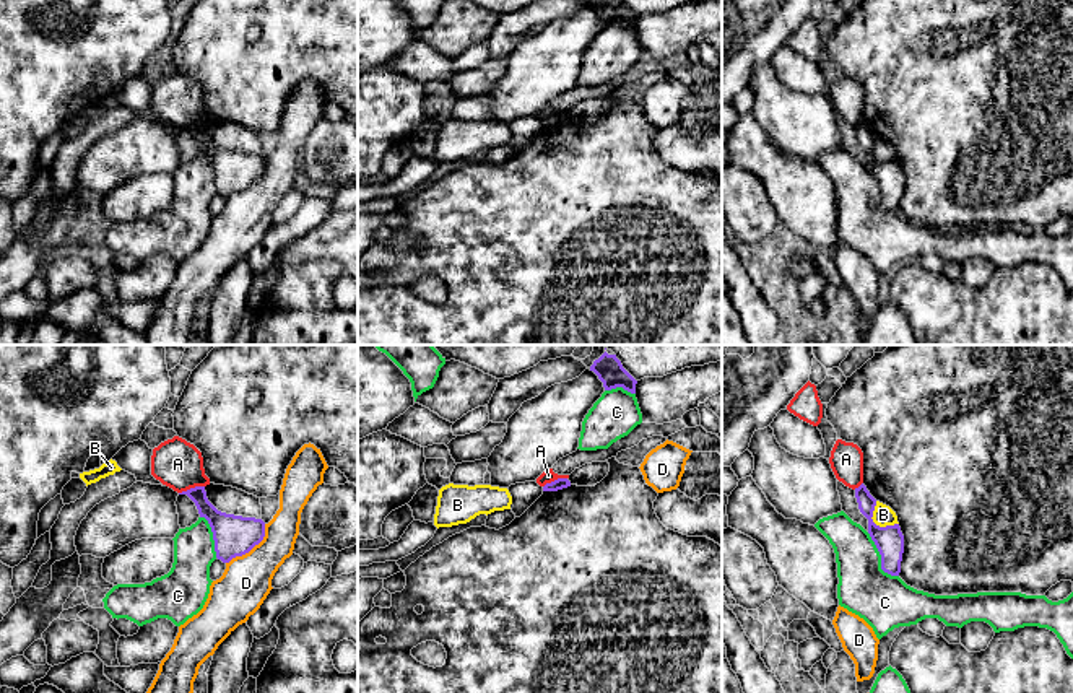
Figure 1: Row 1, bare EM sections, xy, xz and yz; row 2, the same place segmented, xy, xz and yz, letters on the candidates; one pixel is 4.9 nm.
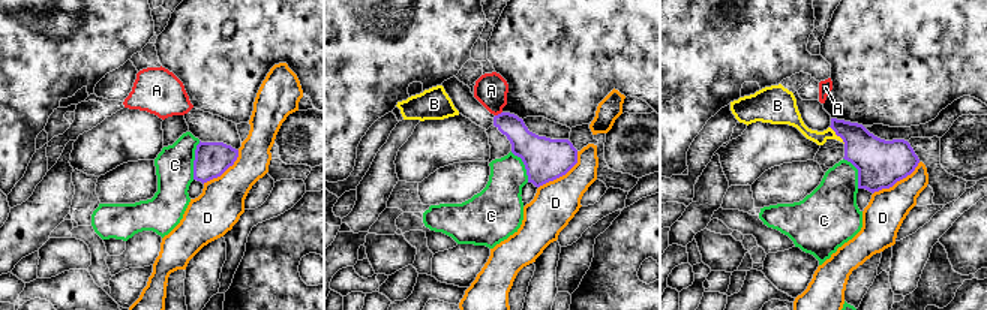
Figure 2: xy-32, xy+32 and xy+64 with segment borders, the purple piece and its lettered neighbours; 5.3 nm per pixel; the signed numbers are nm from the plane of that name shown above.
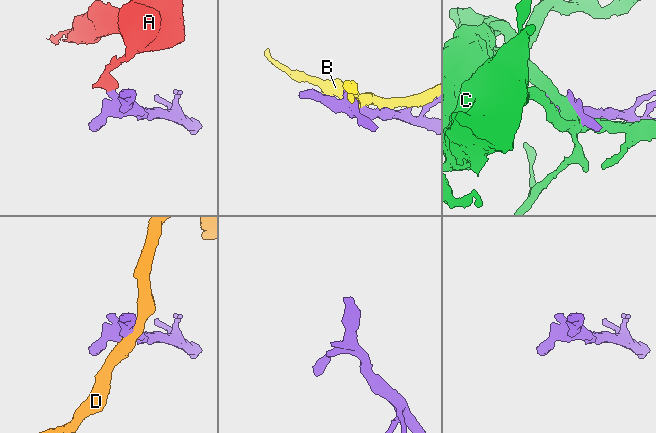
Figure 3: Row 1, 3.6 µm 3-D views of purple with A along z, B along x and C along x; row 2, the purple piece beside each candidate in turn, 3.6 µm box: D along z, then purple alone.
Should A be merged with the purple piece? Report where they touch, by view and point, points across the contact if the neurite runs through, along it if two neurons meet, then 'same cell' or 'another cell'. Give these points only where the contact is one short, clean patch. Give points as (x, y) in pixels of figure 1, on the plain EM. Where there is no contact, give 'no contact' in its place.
xy (191, 124) | along xy (204, 121), (195, 121), (179, 129) | another cell

